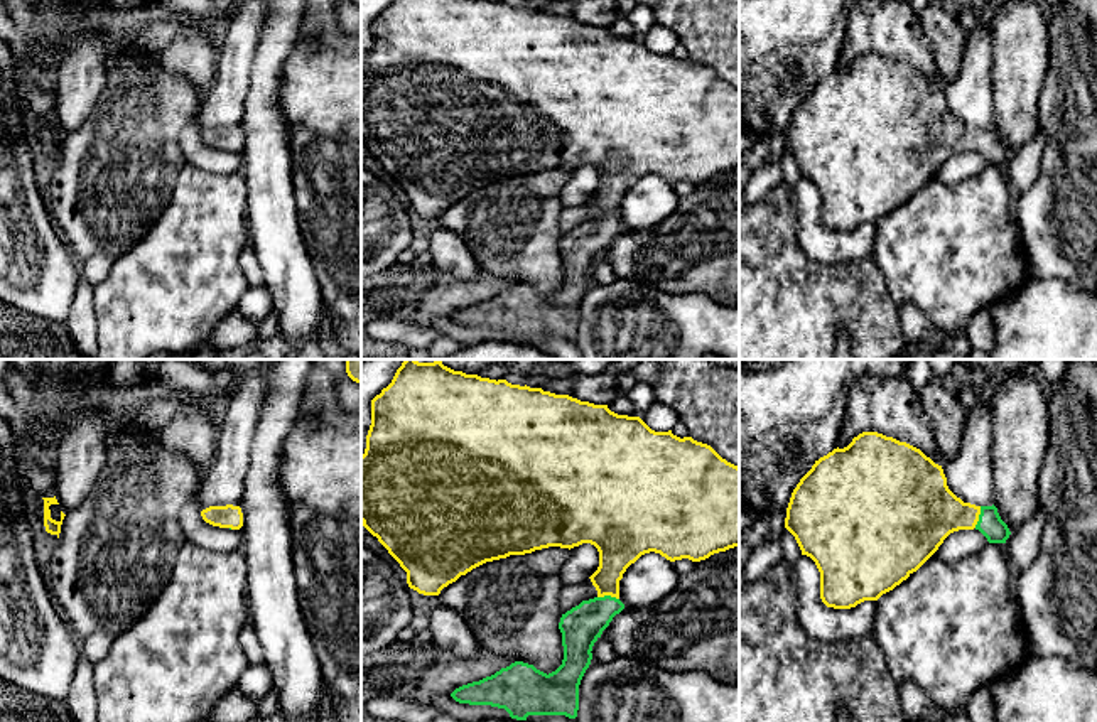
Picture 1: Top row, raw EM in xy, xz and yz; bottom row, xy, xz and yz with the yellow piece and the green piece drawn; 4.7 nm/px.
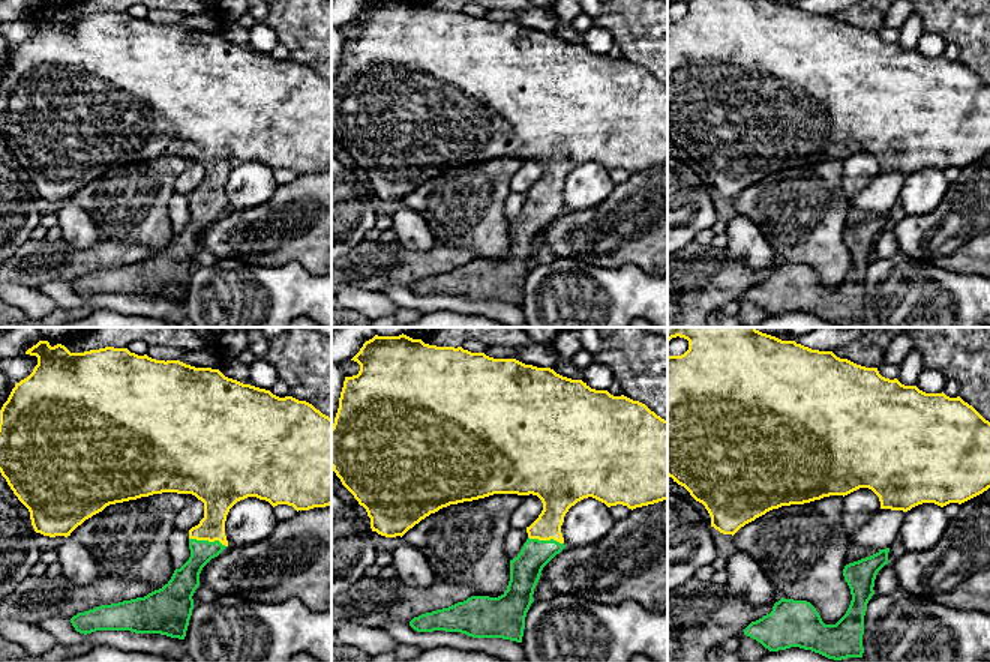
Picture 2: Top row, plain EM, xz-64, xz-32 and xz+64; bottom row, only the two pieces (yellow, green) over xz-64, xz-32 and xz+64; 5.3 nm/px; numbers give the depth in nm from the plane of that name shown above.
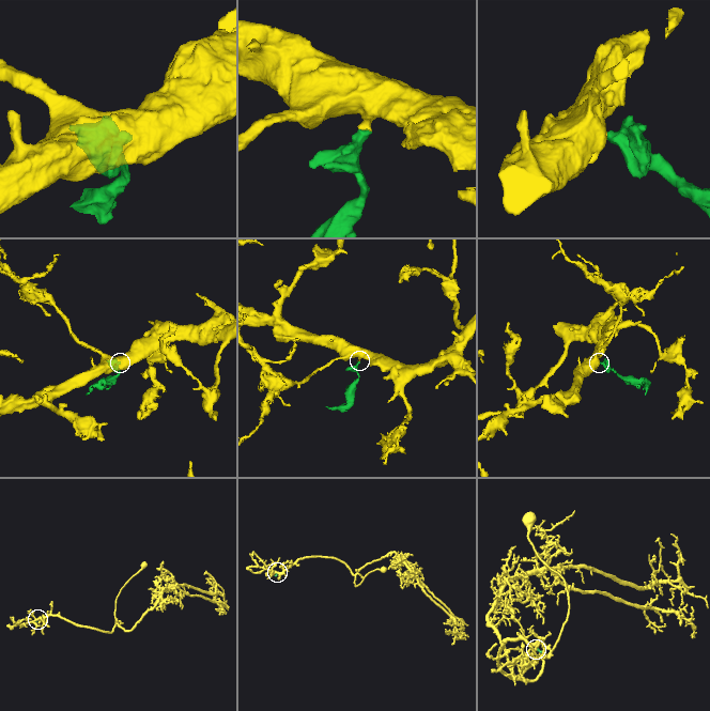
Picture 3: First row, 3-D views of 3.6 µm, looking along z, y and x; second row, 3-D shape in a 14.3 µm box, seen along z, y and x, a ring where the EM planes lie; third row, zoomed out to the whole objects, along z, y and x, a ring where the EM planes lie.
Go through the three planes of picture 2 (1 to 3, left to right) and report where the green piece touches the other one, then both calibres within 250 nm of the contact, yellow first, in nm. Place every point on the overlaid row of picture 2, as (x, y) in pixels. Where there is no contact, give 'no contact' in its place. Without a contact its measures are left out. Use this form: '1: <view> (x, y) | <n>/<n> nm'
1: xz-64 (207, 539) | 190/140 nm
2: xz-32 (546, 539) | 190/170 nm
3: no contact

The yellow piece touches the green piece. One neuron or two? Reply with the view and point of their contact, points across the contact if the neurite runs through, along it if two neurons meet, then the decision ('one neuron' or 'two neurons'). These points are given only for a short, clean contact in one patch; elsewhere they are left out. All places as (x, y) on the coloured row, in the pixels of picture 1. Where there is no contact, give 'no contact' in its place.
meets yellow in xz at (608, 594); runs through xz (620, 544), (608, 574), (608, 594), (581, 626); one neuron

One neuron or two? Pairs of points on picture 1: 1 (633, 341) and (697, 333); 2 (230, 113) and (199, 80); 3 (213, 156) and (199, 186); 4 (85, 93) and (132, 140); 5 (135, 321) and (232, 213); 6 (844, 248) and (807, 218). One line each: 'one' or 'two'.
1: one
2: two
3: two
4: two
5: one
6: one

